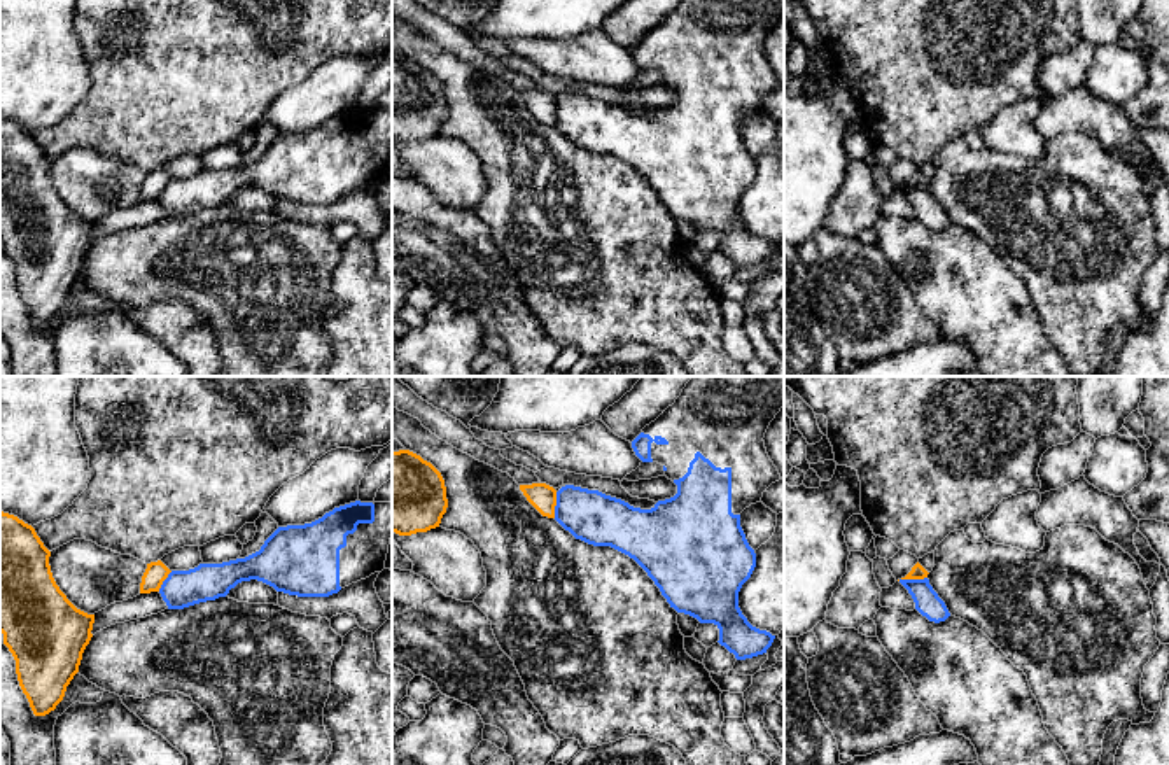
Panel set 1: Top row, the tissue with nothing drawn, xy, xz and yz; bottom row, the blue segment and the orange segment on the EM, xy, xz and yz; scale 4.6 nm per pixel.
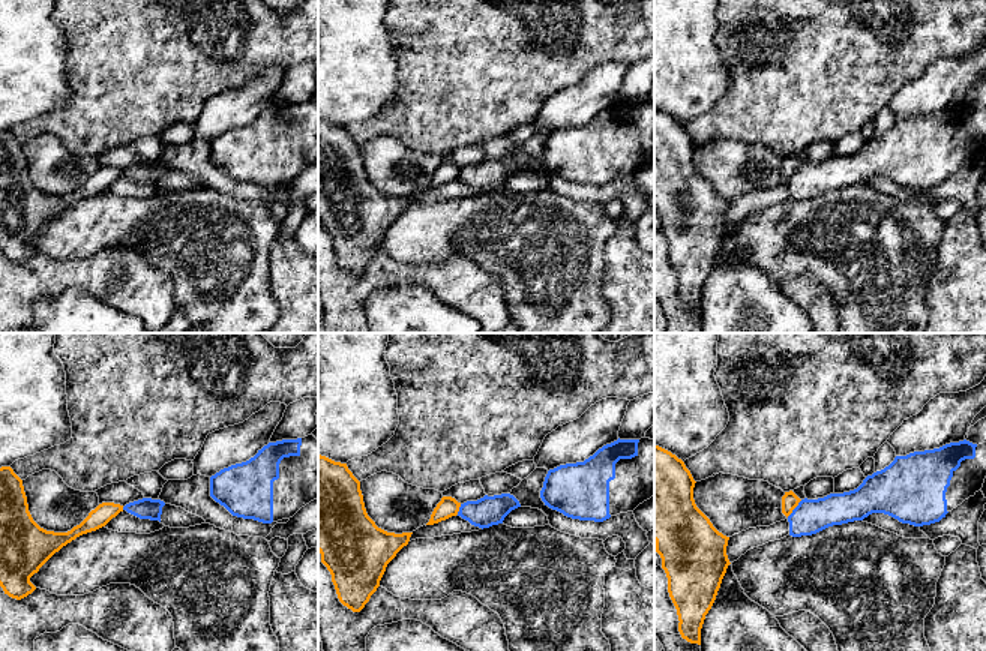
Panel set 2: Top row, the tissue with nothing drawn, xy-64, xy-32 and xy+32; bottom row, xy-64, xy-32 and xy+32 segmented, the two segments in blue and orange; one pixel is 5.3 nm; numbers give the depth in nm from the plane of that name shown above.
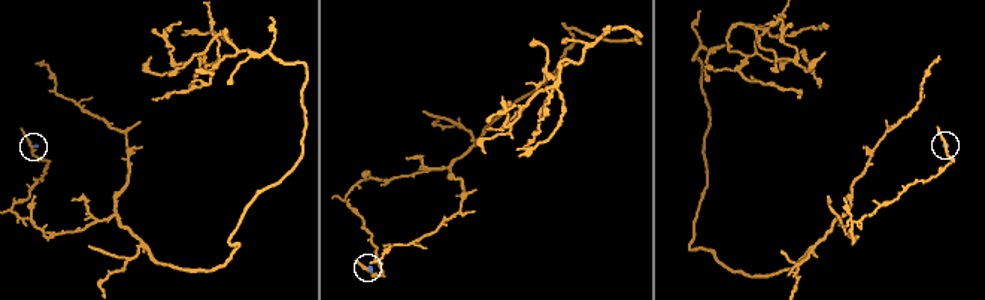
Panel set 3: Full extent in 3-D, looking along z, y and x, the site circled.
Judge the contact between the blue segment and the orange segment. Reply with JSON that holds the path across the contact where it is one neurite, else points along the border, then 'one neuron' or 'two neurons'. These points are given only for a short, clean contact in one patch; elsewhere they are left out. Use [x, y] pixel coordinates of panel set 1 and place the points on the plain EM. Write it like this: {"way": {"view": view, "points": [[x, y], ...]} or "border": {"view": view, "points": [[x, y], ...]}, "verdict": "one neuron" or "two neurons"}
{"border": {"view": "yz", "points": [[926, 184], [898, 188]]}, "verdict": "two neurons"}

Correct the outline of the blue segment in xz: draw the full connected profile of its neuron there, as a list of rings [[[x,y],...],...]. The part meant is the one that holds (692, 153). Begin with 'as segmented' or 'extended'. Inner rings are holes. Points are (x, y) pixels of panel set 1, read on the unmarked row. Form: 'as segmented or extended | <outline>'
extended | [[[681,0],[676,11],[632,49],[632,56],[642,70],[662,72],[665,84],[677,93],[674,105],[658,109],[651,117],[634,116],[598,98],[574,93],[565,93],[556,100],[555,128],[565,138],[588,152],[611,154],[634,166],[654,189],[670,215],[700,231],[714,231],[719,236],[718,250],[737,268],[766,261],[775,247],[770,240],[752,235],[738,215],[738,200],[756,175],[756,161],[740,135],[740,121],[751,112],[761,110],[763,100],[780,88],[763,46],[782,14],[784,0]]]

